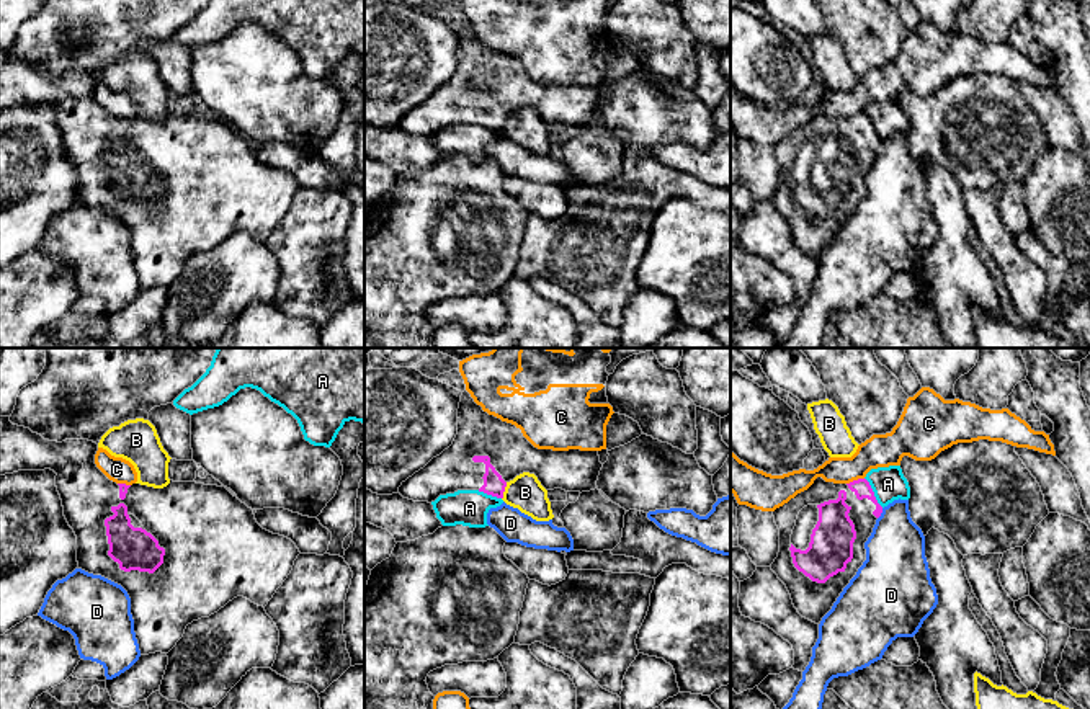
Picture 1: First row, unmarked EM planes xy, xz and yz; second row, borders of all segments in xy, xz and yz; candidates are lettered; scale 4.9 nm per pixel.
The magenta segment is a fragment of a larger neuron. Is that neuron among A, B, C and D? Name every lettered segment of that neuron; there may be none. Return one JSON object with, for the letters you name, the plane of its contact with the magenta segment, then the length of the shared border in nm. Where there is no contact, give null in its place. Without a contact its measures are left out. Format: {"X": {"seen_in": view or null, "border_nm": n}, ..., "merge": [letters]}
{"merge": []}

